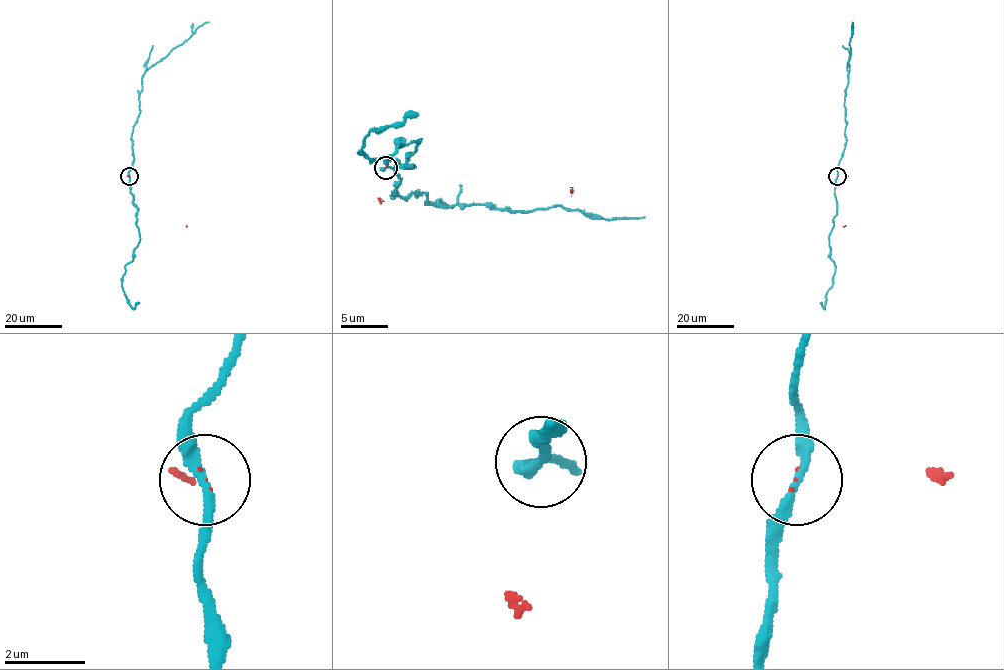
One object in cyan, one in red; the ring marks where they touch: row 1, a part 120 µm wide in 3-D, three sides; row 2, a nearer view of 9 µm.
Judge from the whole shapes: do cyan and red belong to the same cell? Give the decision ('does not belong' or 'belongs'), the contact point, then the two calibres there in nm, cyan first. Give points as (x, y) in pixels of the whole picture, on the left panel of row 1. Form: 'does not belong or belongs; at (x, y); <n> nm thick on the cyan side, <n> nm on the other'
does not belong; at (129, 176); 240 nm thick on the cyan side, 40 nm on the other

